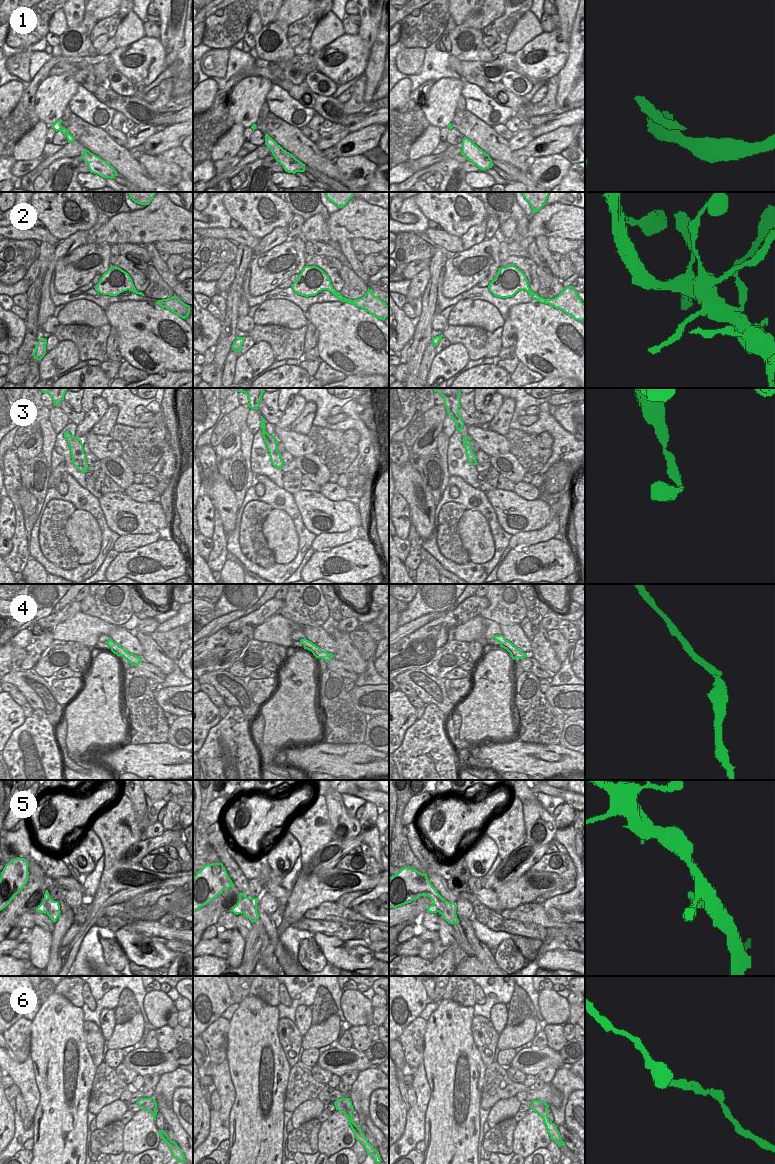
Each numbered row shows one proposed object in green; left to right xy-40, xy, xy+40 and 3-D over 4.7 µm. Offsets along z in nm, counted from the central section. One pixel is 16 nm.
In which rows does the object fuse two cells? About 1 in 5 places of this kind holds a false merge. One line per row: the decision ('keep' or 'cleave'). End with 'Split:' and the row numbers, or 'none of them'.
1: keep
2: keep
3: keep
4: keep
5: cleave
6: keep
Split: 5

